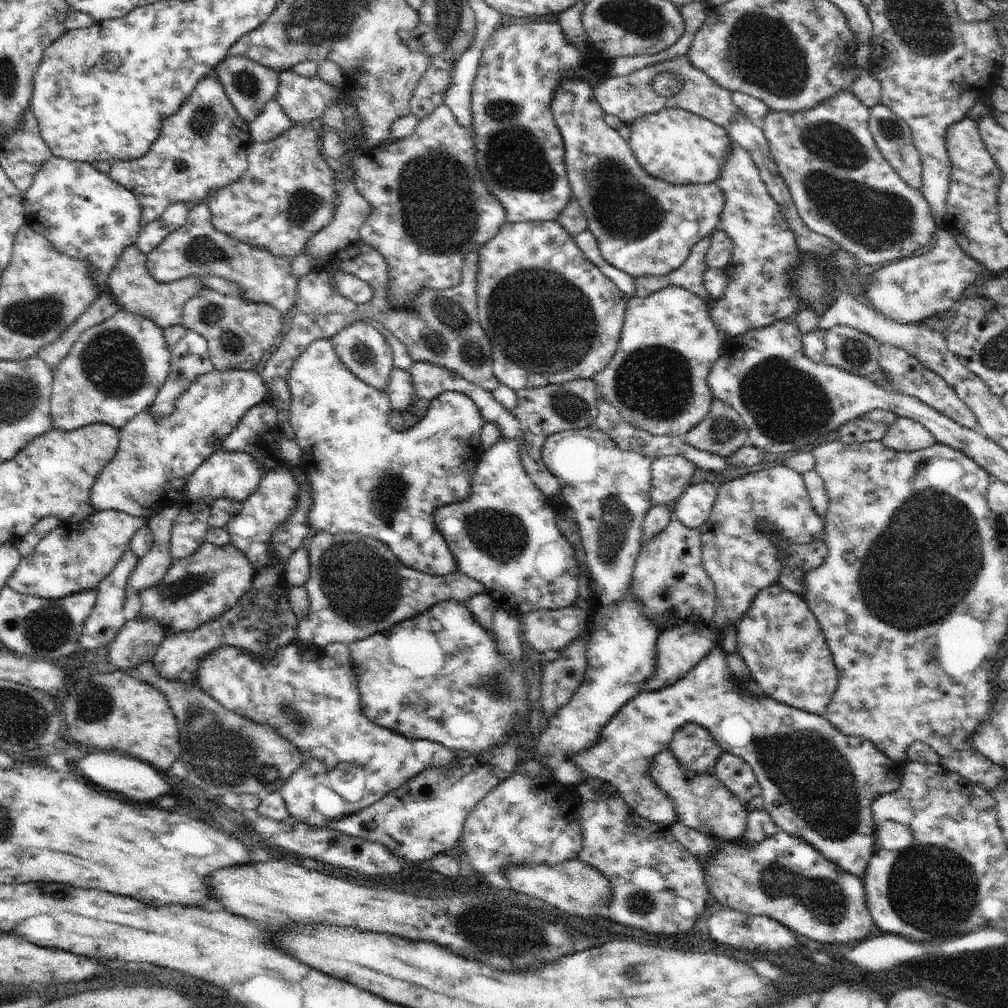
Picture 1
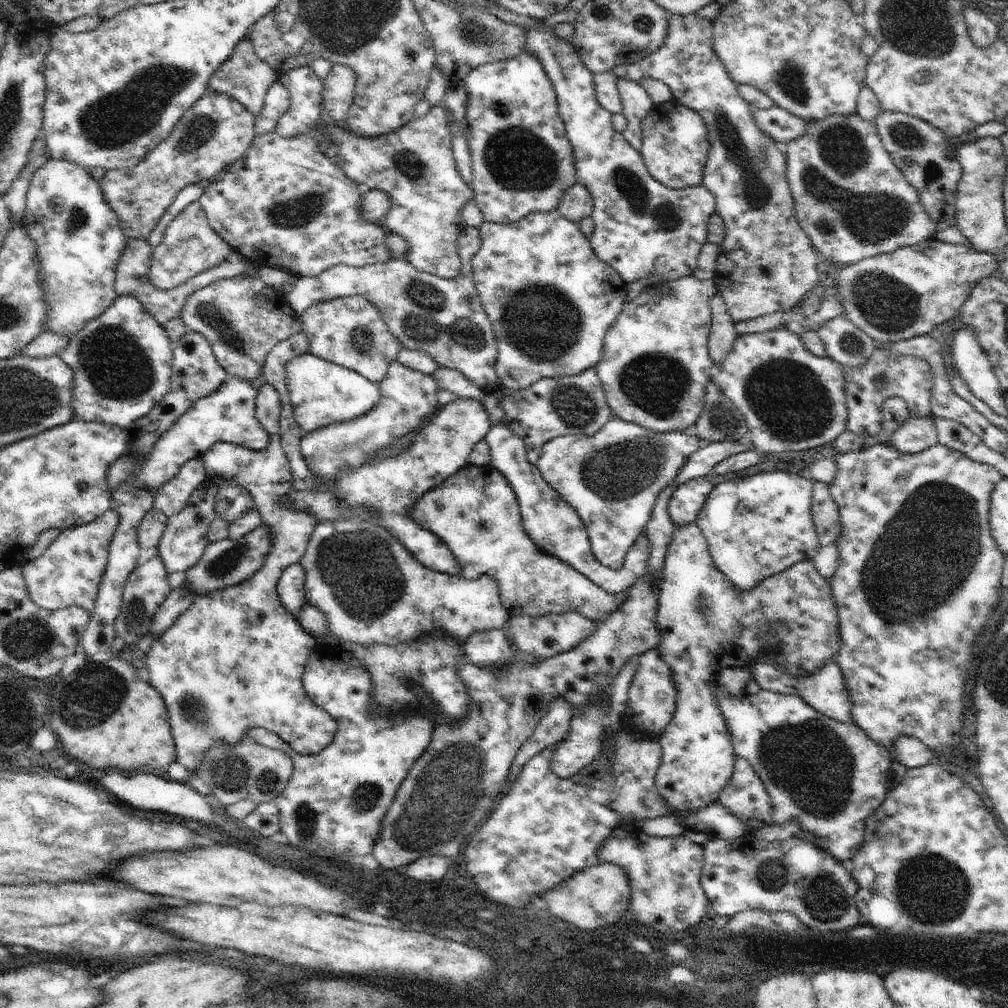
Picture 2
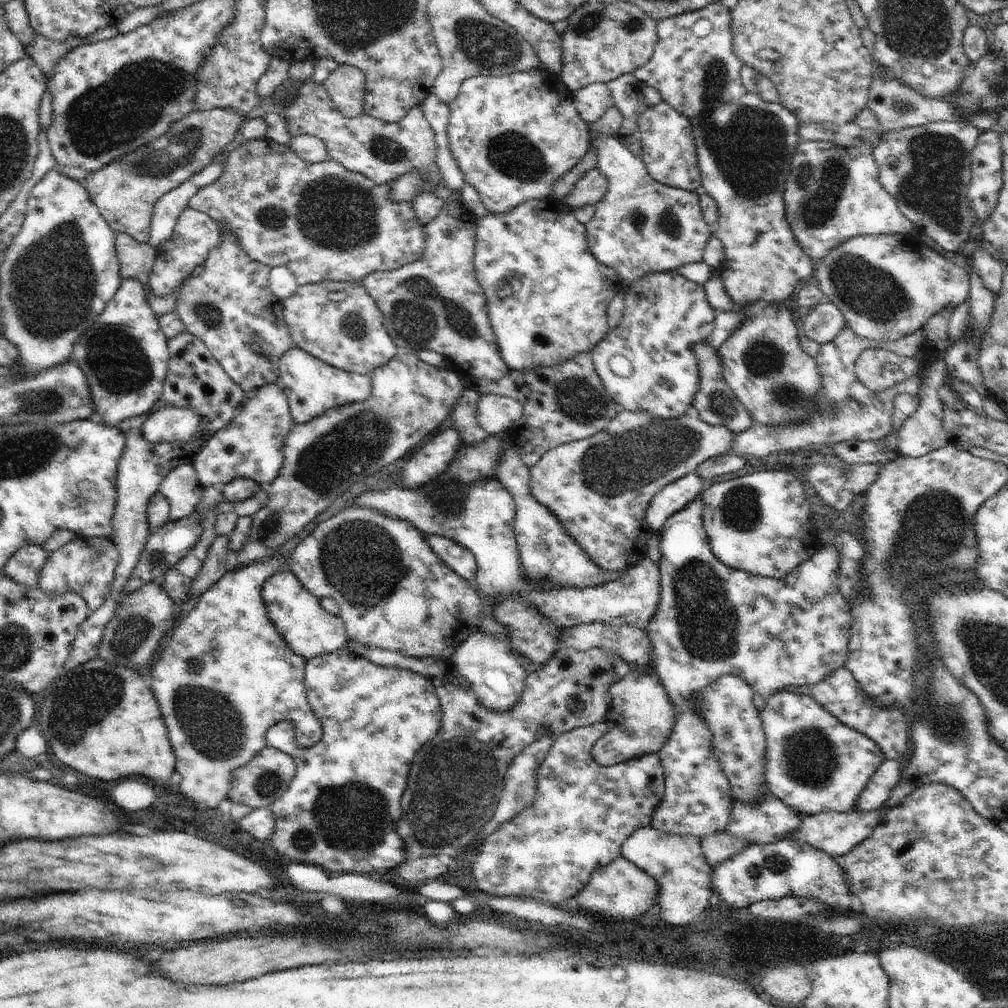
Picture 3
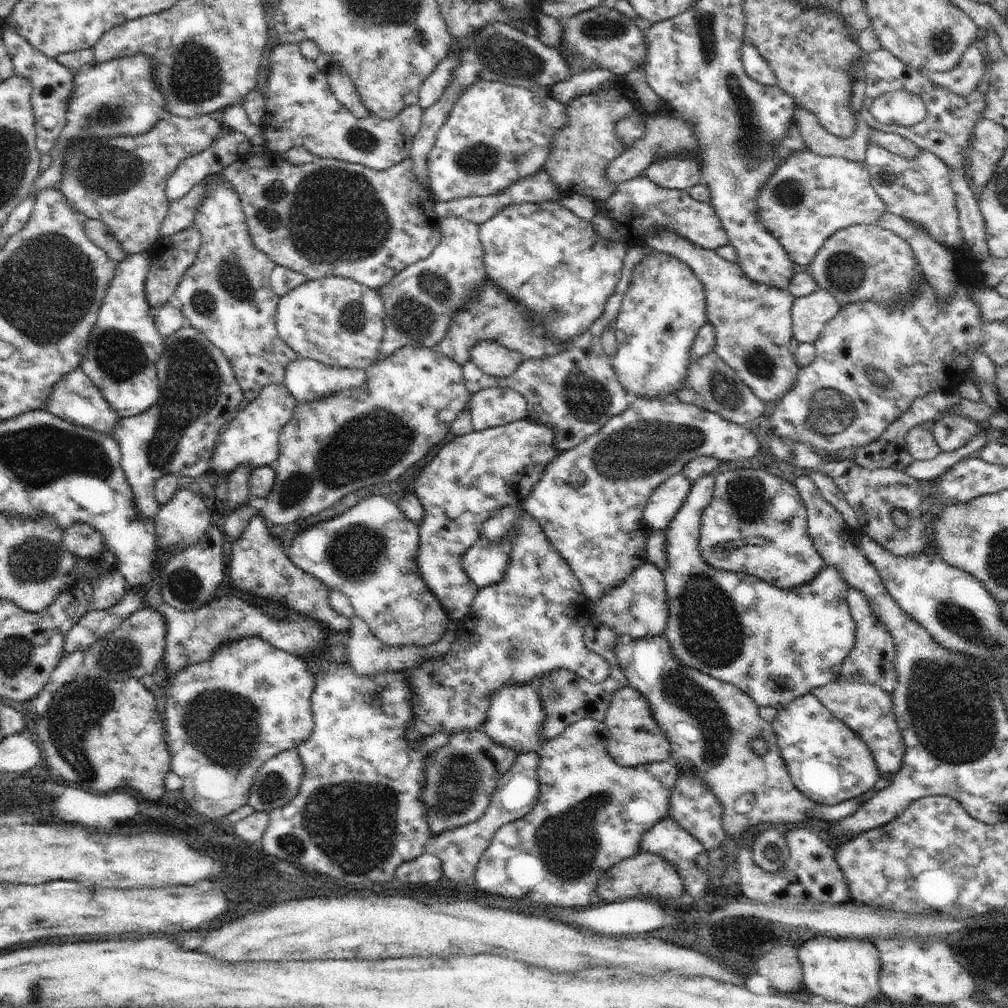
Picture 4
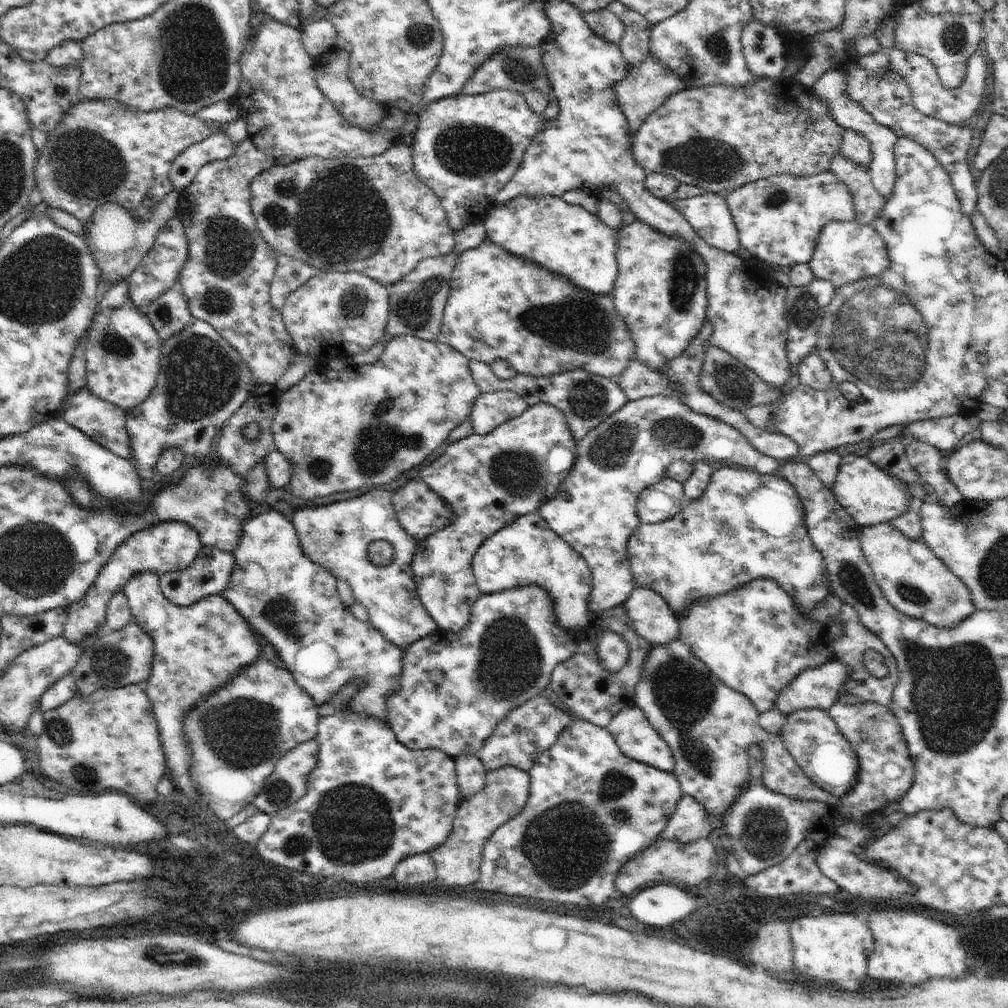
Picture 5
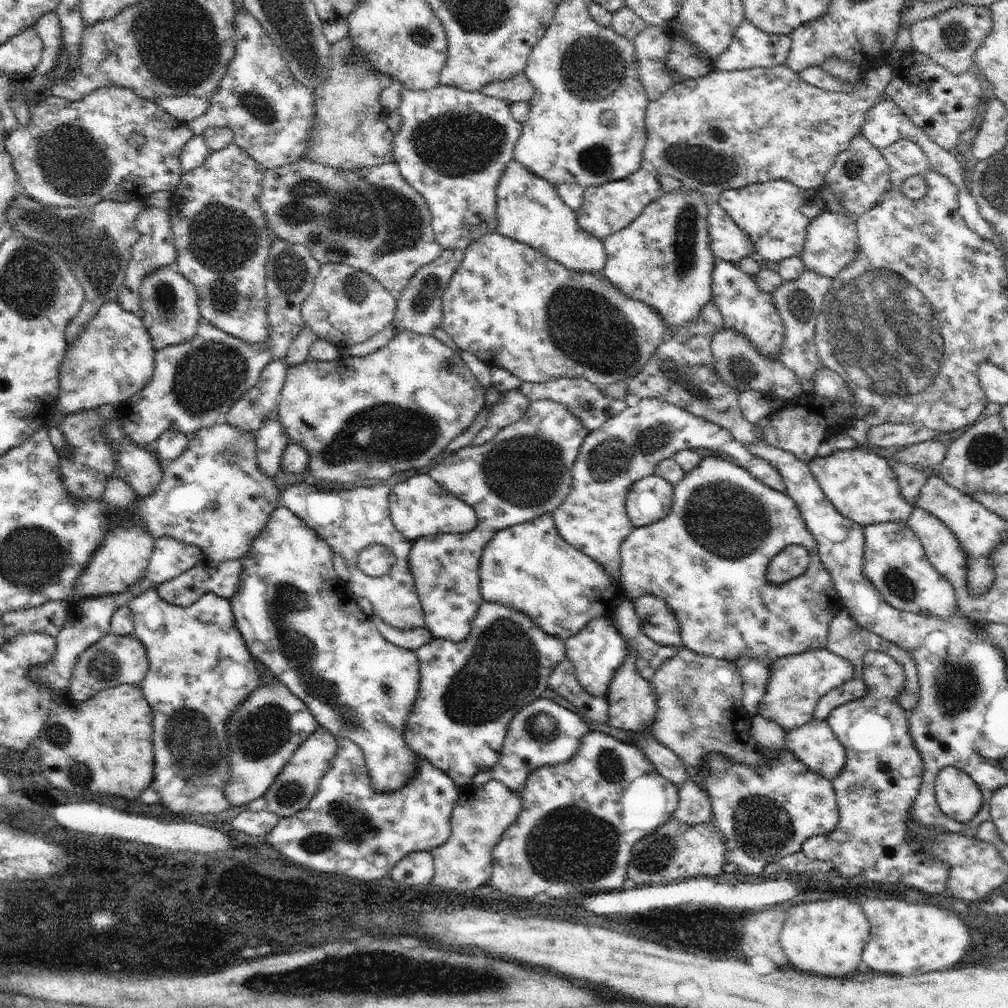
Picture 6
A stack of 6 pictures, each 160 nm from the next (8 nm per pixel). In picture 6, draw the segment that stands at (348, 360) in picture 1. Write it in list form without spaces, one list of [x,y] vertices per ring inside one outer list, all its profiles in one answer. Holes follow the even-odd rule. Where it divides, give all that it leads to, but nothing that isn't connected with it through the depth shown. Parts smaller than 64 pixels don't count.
[[[324,264],[312,293],[300,306],[301,328],[310,328],[318,340],[338,349],[350,349],[371,340],[394,319],[397,295],[386,290],[370,274],[346,264]]]

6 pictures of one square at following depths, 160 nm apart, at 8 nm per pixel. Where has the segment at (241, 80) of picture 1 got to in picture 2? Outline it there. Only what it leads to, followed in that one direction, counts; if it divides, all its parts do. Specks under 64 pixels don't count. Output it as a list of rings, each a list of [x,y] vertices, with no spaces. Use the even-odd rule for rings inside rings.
[[[252,28],[248,29],[247,32],[235,46],[228,60],[223,62],[209,78],[209,91],[228,95],[256,116],[262,110],[264,97],[268,89],[278,79],[275,70],[272,70],[272,67],[268,66],[266,61],[256,56],[255,50],[252,48],[251,38],[249,37]]]

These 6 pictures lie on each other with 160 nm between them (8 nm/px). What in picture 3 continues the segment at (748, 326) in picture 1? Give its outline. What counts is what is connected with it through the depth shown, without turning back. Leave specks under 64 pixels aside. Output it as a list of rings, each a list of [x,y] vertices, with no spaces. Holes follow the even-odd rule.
[[[719,1],[708,4],[705,8],[692,13],[683,13],[677,16],[670,16],[670,18],[661,19],[658,21],[656,28],[657,42],[650,60],[641,68],[638,68],[633,76],[636,81],[644,84],[645,87],[654,87],[662,95],[662,101],[668,102],[674,110],[680,112],[685,118],[688,118],[692,128],[694,128],[695,142],[697,147],[697,156],[699,161],[699,174],[701,184],[695,192],[699,194],[708,194],[714,202],[716,202],[718,210],[718,222],[714,228],[716,238],[724,244],[724,262],[720,266],[720,278],[724,282],[724,290],[728,292],[728,296],[732,298],[734,306],[737,310],[748,309],[748,304],[754,302],[772,302],[772,304],[791,303],[794,299],[798,288],[803,282],[813,280],[816,265],[808,254],[804,254],[804,250],[800,248],[800,244],[794,238],[794,232],[790,230],[790,224],[786,220],[786,202],[784,202],[784,190],[786,188],[786,180],[788,172],[790,172],[790,164],[792,156],[800,143],[798,140],[798,124],[799,119],[788,108],[784,108],[780,102],[764,102],[762,98],[750,94],[741,82],[740,72],[742,64],[740,59],[734,52],[732,52],[732,16],[730,10]]]

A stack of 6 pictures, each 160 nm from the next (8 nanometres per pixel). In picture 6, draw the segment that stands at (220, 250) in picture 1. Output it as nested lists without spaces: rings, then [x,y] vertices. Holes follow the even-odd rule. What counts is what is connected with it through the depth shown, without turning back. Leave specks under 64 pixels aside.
[[[148,207],[146,210],[142,210],[142,214],[138,216],[134,224],[136,224],[136,229],[140,232],[140,240],[132,246],[132,256],[130,256],[130,262],[128,262],[126,270],[126,280],[124,280],[124,286],[117,302],[127,312],[139,314],[141,306],[140,288],[142,288],[141,281],[144,280],[144,276],[174,264],[178,252],[176,252],[176,246],[174,245],[170,214],[167,211],[156,207]]]

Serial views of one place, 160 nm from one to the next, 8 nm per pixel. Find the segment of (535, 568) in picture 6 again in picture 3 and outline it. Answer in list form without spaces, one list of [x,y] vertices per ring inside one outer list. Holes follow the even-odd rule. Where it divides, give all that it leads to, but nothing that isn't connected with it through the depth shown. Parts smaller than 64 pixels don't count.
[[[423,535],[428,548],[461,578],[468,581],[476,579],[476,558],[474,554],[458,542],[438,535]]]

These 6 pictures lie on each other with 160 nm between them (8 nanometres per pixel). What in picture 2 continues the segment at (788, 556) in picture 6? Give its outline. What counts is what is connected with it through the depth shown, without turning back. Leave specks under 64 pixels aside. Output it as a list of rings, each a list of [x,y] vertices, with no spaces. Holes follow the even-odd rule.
[[[696,520],[691,523],[677,526],[673,530],[672,542],[666,551],[662,577],[659,582],[659,597],[657,613],[655,618],[655,625],[659,629],[660,640],[656,643],[655,648],[661,659],[668,665],[671,670],[671,678],[673,679],[674,686],[677,690],[677,703],[676,710],[672,720],[668,726],[661,732],[661,735],[656,739],[662,747],[662,756],[660,758],[659,767],[654,778],[660,796],[666,801],[667,807],[673,813],[668,813],[664,816],[659,816],[655,819],[646,819],[637,823],[638,830],[642,830],[644,835],[651,837],[679,837],[684,834],[685,824],[682,820],[685,815],[695,815],[701,808],[718,802],[721,792],[724,787],[730,782],[731,774],[733,773],[733,764],[737,759],[733,749],[733,742],[730,731],[728,730],[726,719],[721,713],[719,702],[715,697],[715,683],[720,678],[720,672],[726,667],[740,667],[741,669],[750,667],[756,661],[765,659],[767,662],[776,662],[781,671],[788,673],[795,679],[805,679],[807,676],[816,674],[823,666],[826,666],[830,661],[834,660],[837,652],[840,650],[841,645],[841,632],[839,629],[839,612],[838,607],[830,586],[830,581],[824,578],[814,565],[813,559],[804,559],[802,562],[797,562],[783,573],[772,575],[765,578],[759,585],[753,586],[750,590],[740,590],[735,587],[733,582],[730,582],[725,577],[721,570],[716,568],[713,558],[709,551],[709,544]]]

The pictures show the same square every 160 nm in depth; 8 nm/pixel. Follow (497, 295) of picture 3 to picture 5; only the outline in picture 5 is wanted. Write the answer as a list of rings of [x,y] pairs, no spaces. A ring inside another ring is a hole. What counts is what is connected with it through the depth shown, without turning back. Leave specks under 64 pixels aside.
[[[520,195],[504,204],[498,205],[490,210],[488,217],[484,220],[485,232],[488,237],[492,239],[492,242],[503,246],[509,253],[515,254],[519,257],[524,257],[527,261],[544,265],[547,269],[560,273],[569,278],[576,286],[586,289],[587,292],[593,292],[601,295],[610,295],[614,286],[614,281],[617,275],[617,262],[616,262],[616,239],[619,233],[618,229],[610,228],[605,225],[595,214],[588,212],[585,208],[578,205],[568,204],[562,197],[544,196],[544,195]]]

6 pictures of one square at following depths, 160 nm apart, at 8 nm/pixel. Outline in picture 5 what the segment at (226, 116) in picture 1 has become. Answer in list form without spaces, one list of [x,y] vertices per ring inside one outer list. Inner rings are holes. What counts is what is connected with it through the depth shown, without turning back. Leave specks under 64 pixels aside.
[[[86,99],[85,101],[78,101],[76,104],[69,106],[62,115],[62,118],[58,121],[58,124],[47,134],[47,139],[44,147],[37,151],[37,159],[35,162],[35,183],[42,195],[42,200],[47,204],[48,207],[60,209],[66,211],[68,214],[75,216],[82,223],[91,222],[91,214],[101,204],[111,202],[117,205],[123,206],[126,210],[129,210],[135,217],[141,219],[147,219],[153,206],[160,202],[167,194],[170,194],[175,186],[170,178],[170,171],[175,158],[182,154],[189,146],[198,144],[205,138],[212,135],[211,128],[208,128],[205,122],[202,122],[198,117],[194,115],[186,114],[185,112],[179,111],[175,106],[169,106],[166,108],[159,108],[158,110],[151,111],[132,111],[124,108],[120,108],[120,104],[112,106],[112,104],[106,104],[102,102],[102,99]]]

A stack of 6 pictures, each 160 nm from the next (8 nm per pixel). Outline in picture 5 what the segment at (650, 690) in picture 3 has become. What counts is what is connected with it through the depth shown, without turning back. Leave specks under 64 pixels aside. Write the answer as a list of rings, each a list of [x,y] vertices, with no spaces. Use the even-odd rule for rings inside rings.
[[[632,703],[624,707],[611,718],[607,729],[626,756],[669,773],[675,772],[672,750],[638,705]]]

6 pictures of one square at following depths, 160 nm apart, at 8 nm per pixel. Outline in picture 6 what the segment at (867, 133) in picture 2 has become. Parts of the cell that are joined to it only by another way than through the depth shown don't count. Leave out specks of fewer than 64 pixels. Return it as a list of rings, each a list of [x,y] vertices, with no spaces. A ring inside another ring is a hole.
[[[772,180],[756,183],[740,189],[718,194],[715,201],[728,217],[750,236],[754,252],[771,266],[792,257],[799,257],[804,250],[808,224],[824,214],[830,206],[827,196],[821,190],[803,190],[792,182]]]

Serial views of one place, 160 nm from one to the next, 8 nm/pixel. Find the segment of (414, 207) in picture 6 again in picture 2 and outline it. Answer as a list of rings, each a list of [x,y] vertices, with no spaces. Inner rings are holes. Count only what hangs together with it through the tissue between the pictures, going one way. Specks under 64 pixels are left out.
[[[274,131],[256,135],[252,144],[248,147],[247,153],[242,158],[235,160],[227,168],[228,171],[221,180],[215,180],[208,184],[205,191],[201,194],[198,201],[203,206],[208,224],[234,251],[240,253],[252,265],[282,268],[282,270],[287,270],[292,276],[296,276],[299,279],[302,277],[317,277],[325,270],[331,269],[336,265],[345,264],[351,267],[363,267],[374,263],[387,263],[392,260],[394,254],[391,253],[391,248],[387,245],[387,230],[378,221],[367,221],[361,213],[363,194],[368,189],[348,178],[348,175],[333,160],[330,160],[318,149],[318,146],[318,142],[309,132],[292,138],[284,138]]]

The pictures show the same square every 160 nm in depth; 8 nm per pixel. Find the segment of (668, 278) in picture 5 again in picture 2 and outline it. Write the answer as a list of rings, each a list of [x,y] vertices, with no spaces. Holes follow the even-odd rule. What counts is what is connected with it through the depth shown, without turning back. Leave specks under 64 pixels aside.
[[[691,274],[675,281],[652,285],[622,305],[606,333],[603,353],[594,367],[616,418],[663,433],[687,430],[700,418],[707,384],[714,375],[714,362],[707,344],[712,324],[709,302],[716,293],[713,279],[698,280]]]

